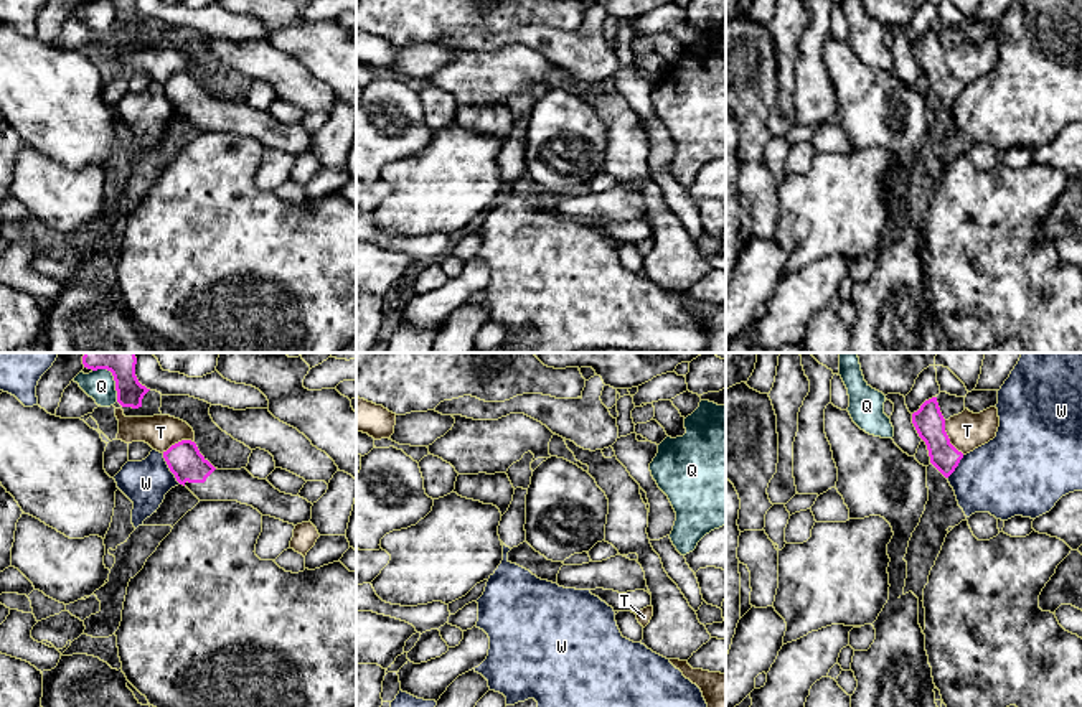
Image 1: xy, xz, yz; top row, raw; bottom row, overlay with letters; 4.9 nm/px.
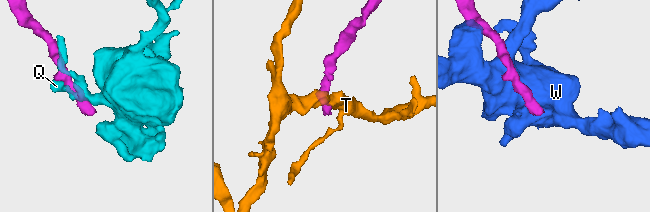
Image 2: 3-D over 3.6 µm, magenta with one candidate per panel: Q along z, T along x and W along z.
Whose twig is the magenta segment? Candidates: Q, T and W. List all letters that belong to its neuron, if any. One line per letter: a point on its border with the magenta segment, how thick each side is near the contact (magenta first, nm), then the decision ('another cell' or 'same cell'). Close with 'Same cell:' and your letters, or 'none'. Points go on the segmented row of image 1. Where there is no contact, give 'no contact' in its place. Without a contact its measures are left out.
Q: xy (114, 378) | 190/150 nm | another cell
T: yz (949, 439) | 150/190 nm | another cell
W: xy (169, 467) | 170/220 nm | another cell
Same cell: none

